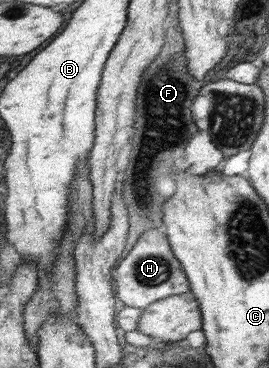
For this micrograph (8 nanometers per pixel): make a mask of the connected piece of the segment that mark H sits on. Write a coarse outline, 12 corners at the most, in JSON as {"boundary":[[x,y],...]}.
{"boundary":[[163,228],[114,271],[117,299],[146,310],[191,290]]}

